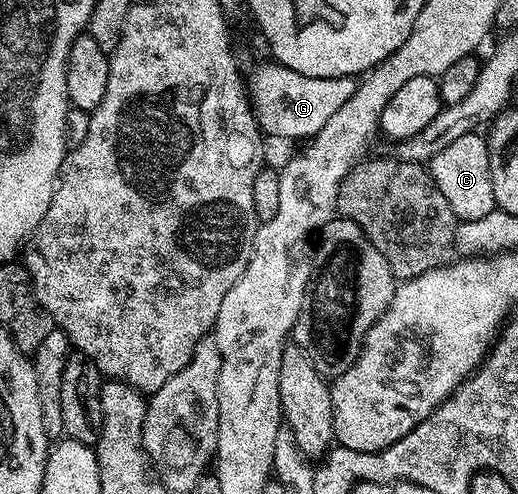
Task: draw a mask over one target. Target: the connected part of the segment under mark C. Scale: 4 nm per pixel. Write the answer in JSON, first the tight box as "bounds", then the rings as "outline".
{"bounds":[429,132,497,222],"outline":[[[482,132],[461,135],[461,139],[449,143],[445,151],[437,151],[437,155],[429,163],[429,172],[441,195],[445,195],[449,207],[453,207],[453,215],[460,222],[479,219],[497,208],[493,195],[493,179],[489,171],[487,139]]]}

